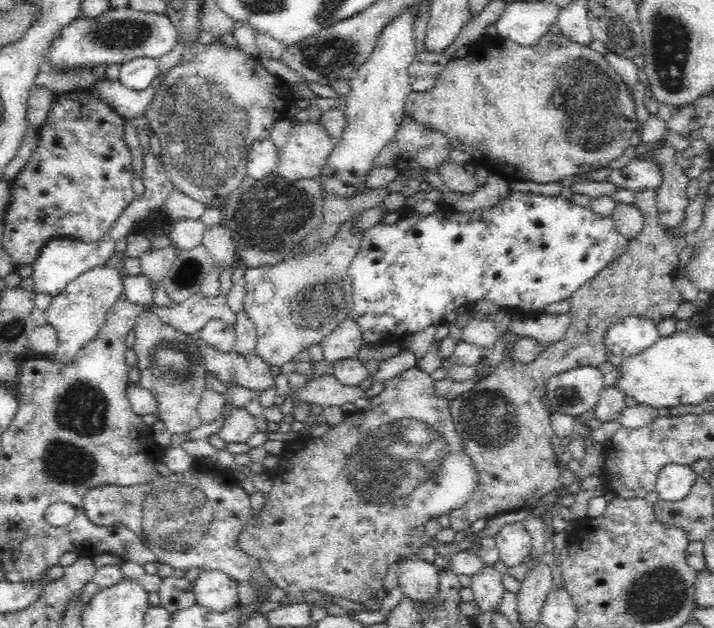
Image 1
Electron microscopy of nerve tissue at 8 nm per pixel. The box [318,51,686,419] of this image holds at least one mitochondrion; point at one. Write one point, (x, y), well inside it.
(592, 112)

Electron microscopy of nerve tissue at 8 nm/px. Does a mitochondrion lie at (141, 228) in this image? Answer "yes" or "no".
no

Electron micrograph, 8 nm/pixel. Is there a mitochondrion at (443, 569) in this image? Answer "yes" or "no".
no

